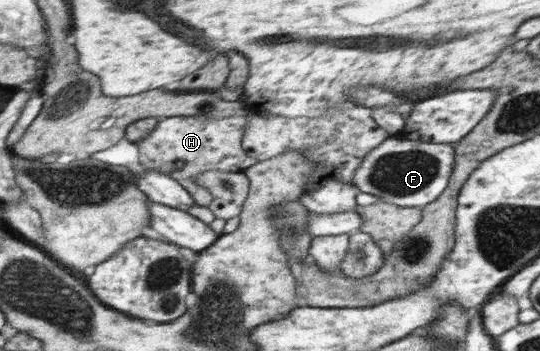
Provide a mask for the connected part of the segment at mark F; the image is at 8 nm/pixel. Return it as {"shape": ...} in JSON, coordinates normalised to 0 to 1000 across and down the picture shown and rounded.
{"shape":[[[720,390],[676,442],[657,484],[652,521],[665,550],[694,556],[709,578],[780,593],[798,581],[830,536],[843,470],[841,410]]]}

